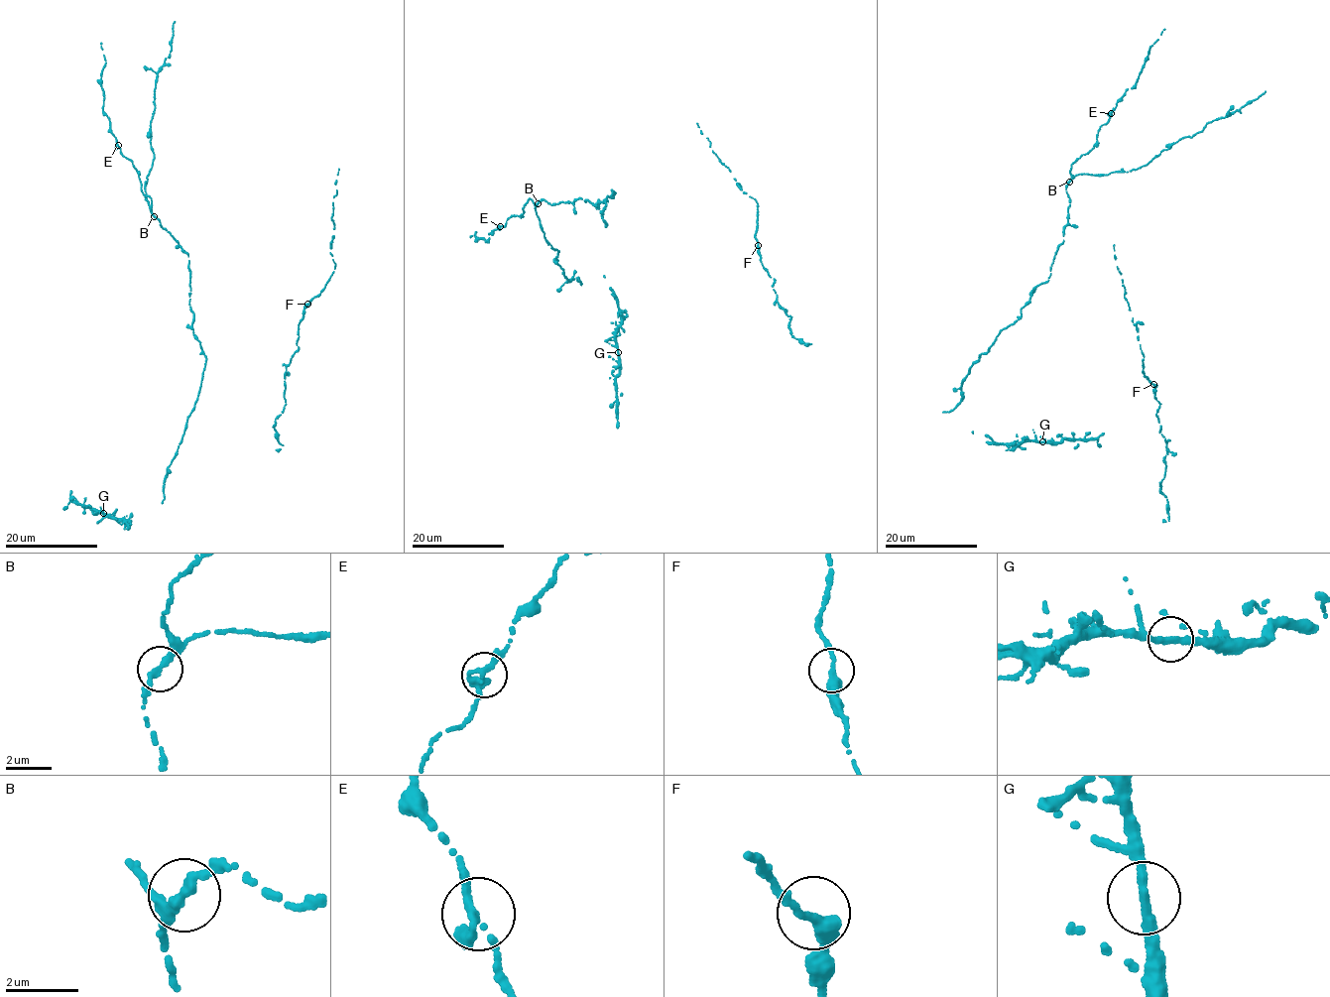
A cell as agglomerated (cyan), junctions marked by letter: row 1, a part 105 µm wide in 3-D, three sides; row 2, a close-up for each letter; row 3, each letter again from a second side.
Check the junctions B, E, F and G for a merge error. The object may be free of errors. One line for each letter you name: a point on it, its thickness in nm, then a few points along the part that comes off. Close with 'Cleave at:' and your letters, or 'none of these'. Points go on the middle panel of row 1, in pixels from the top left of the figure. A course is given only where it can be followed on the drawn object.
Cleave at: none of these

